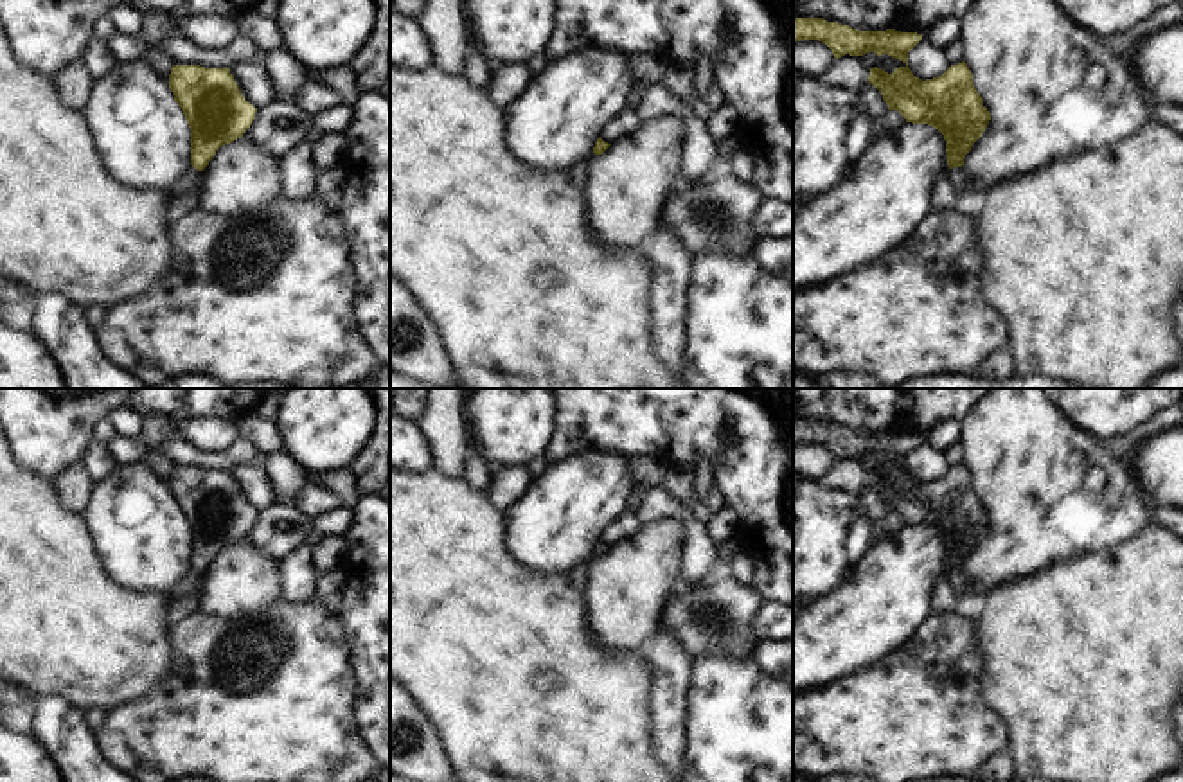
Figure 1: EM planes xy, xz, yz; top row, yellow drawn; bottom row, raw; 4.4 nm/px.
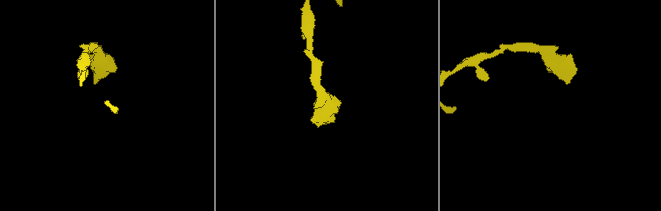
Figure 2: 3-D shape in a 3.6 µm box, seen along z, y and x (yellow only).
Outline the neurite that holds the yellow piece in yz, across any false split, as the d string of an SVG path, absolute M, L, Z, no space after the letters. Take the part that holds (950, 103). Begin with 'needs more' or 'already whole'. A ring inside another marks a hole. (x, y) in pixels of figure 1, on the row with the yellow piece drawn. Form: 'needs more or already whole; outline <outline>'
needs more; outline M793 18L793 43L818 40L832 50L836 59L845 54L874 52L903 61L904 65L892 74L877 67L870 68L868 83L881 92L888 110L897 110L906 122L928 124L944 135L947 173L958 196L983 191L965 176L962 165L971 146L985 131L991 113L973 84L965 61L951 65L942 76L926 81L912 74L908 52L921 38L922 34L895 29L858 31L823 18Z

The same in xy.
needs more; outline M173 65L169 88L191 128L192 167L169 189L169 194L180 196L194 185L221 146L243 137L257 108L241 95L230 68Z

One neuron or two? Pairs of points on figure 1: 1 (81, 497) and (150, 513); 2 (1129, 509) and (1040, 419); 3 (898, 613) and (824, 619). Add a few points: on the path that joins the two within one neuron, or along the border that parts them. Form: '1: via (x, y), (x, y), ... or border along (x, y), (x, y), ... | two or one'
1: border along (97, 486), (90, 509), (85, 515) | two
2: via (1099, 504), (1088, 504), (1040, 455), (1040, 450) | one
3: via (880, 613), (865, 619), (842, 619) | one

